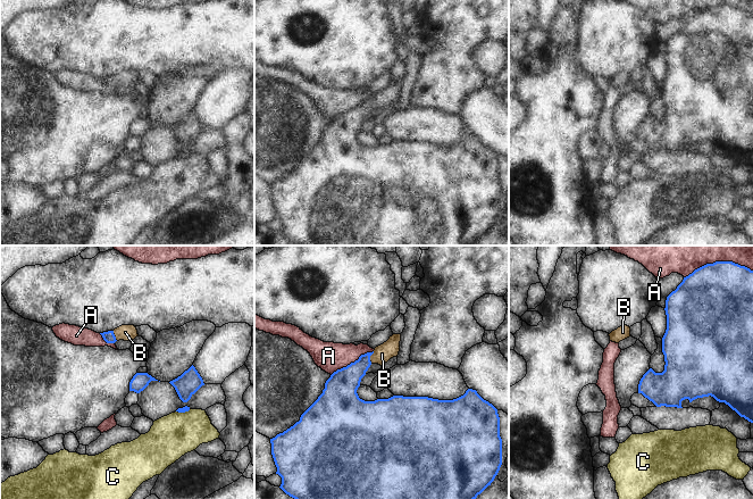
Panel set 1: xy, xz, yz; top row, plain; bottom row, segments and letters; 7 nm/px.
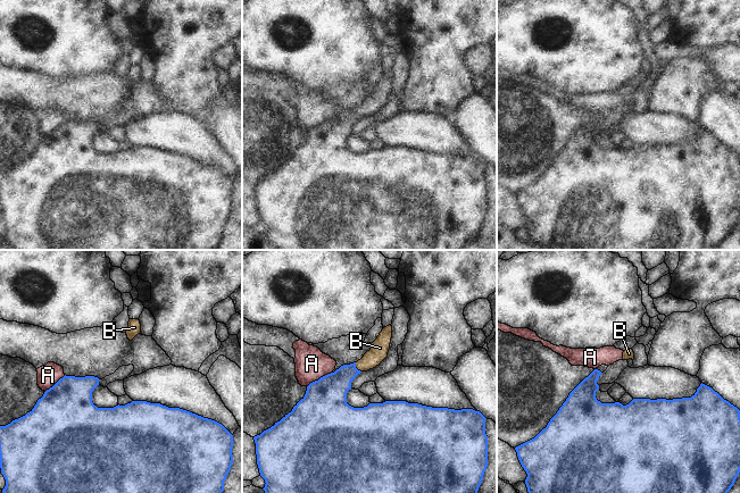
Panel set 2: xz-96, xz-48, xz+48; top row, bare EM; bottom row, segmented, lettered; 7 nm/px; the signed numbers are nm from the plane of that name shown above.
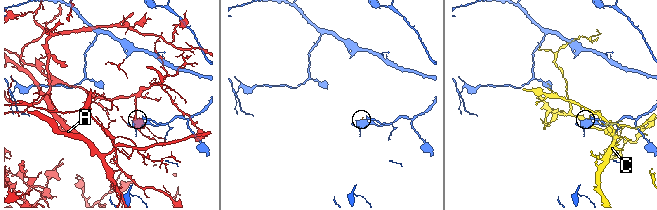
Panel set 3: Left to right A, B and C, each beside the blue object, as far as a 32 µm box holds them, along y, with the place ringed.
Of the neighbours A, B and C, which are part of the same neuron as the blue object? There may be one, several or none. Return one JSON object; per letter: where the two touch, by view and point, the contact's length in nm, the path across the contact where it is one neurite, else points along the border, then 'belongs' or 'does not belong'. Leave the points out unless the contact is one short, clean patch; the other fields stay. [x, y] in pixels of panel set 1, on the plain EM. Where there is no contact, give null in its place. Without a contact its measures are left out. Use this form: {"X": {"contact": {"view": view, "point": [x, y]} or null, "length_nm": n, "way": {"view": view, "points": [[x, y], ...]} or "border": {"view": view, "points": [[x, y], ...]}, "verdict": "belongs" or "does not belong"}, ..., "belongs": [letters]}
{"A": {"contact": {"view": "yz", "point": [718, 7]}, "length_nm": 500, "verdict": "does not belong"}, "B": {"contact": {"view": "xz", "point": [369, 102]}, "length_nm": 90, "way": {"view": "xz", "points": [[344, 127], [369, 102], [376, 102], [382, 99]]}, "verdict": "belongs"}, "C": {"contact": {"view": "xy", "point": [183, 157]}, "length_nm": 110, "verdict": "does not belong"}, "belongs": ["B"]}

